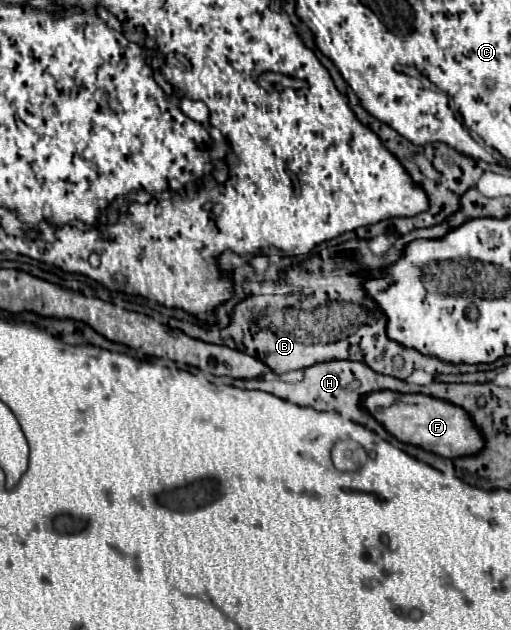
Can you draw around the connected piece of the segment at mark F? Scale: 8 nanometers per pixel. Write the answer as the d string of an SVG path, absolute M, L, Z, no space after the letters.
M376 390L372 394L364 394L364 402L360 402L360 406L396 440L424 448L432 454L458 458L476 454L482 448L482 436L474 428L470 416L460 406L454 406L450 402L426 394L396 394L392 390Z

